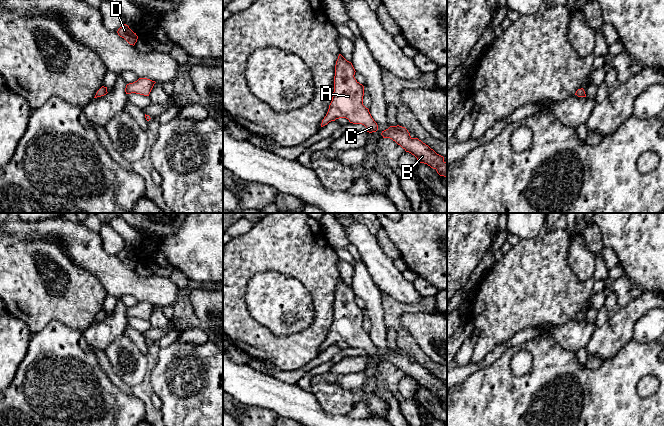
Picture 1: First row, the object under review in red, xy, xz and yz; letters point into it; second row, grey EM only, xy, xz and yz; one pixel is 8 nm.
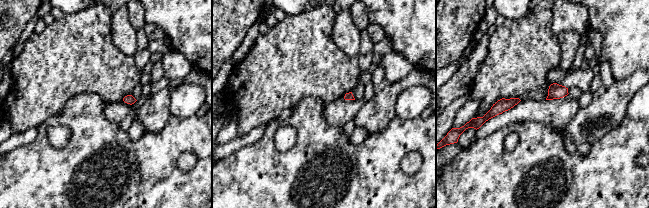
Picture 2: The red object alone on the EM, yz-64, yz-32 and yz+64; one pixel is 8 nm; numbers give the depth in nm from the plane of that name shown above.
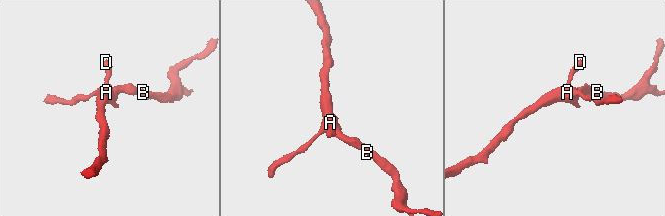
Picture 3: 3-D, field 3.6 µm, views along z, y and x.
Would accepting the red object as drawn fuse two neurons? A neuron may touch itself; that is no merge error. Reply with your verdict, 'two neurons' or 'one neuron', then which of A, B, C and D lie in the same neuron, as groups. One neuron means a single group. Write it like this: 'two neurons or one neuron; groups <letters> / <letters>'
one neuron; groups A B C D

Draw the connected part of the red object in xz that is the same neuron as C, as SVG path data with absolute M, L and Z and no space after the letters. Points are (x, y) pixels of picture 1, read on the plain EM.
M339 278L335 289L333 321L321 351L336 343L346 342L350 347L364 349L369 357L378 354L369 333L363 329L364 310L355 303L355 296L352 287Z

